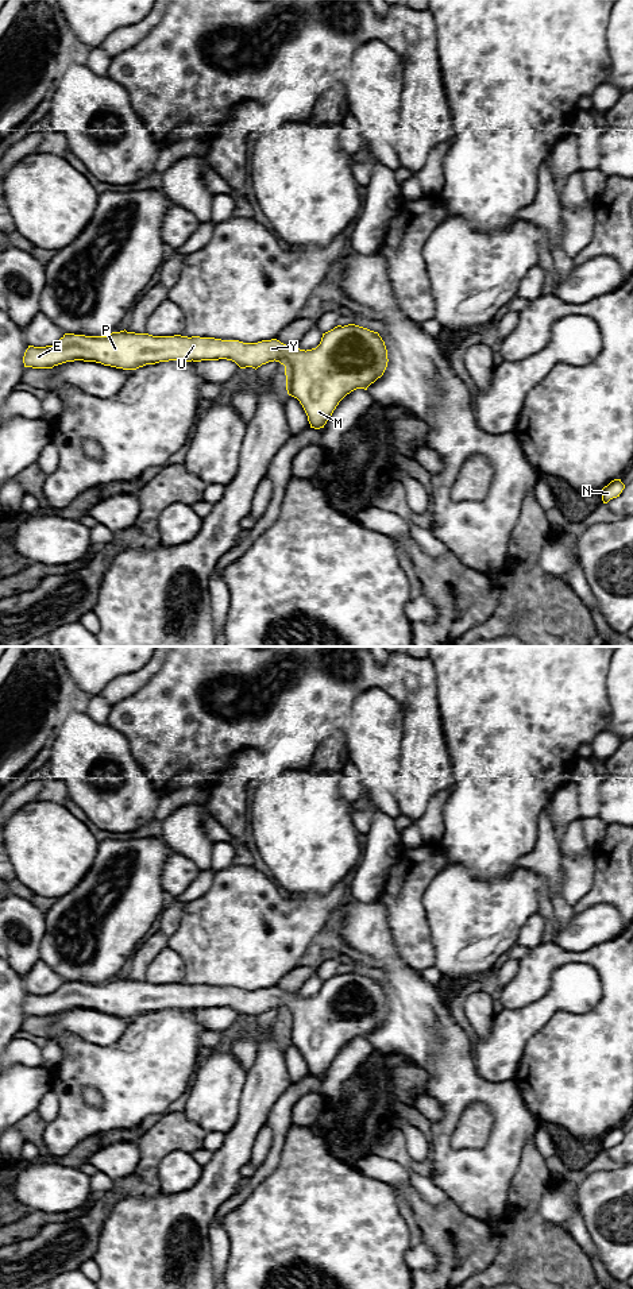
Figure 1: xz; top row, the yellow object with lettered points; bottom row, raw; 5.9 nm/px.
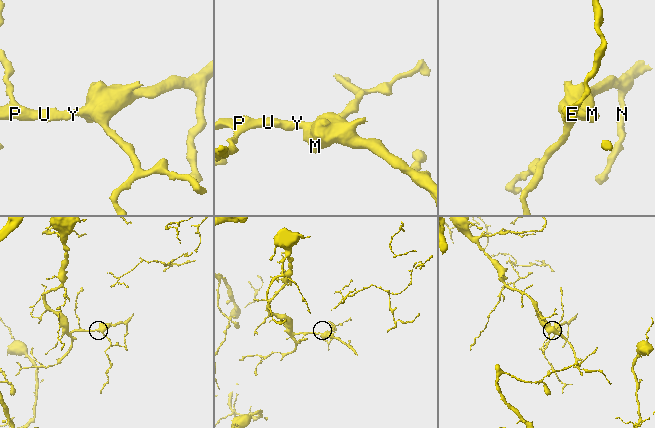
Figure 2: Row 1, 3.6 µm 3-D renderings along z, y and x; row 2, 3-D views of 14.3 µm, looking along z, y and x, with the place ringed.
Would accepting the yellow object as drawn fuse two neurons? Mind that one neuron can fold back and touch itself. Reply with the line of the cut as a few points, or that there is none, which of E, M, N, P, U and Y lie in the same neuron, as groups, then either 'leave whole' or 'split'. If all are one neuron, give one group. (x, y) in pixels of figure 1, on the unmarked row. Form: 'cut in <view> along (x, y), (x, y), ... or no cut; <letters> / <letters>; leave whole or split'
no cut; E M N P U Y; leave whole

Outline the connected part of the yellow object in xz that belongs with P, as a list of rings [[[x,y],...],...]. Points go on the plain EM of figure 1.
[[[348,972],[323,981],[320,992],[306,999],[277,987],[243,991],[200,984],[153,984],[126,977],[107,984],[65,981],[53,993],[28,993],[23,1011],[24,1015],[53,1016],[84,1008],[136,1018],[169,1008],[219,1007],[255,1018],[274,1008],[283,1012],[287,1042],[300,1049],[314,1077],[324,1076],[347,1042],[356,1037],[367,1038],[381,1026],[389,1010],[378,980]]]

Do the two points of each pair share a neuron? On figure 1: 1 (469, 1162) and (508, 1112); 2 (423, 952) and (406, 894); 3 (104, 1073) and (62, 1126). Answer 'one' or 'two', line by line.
1: one
2: one
3: one

